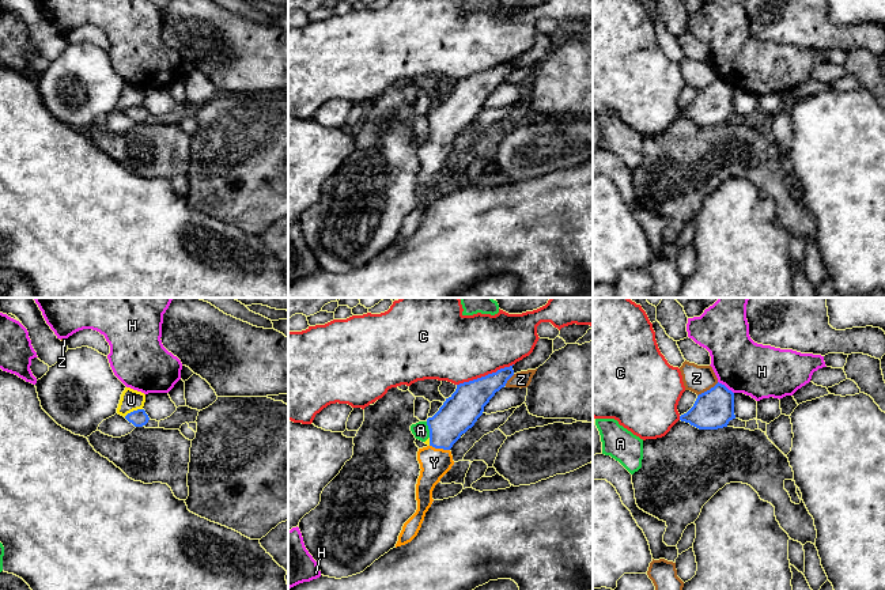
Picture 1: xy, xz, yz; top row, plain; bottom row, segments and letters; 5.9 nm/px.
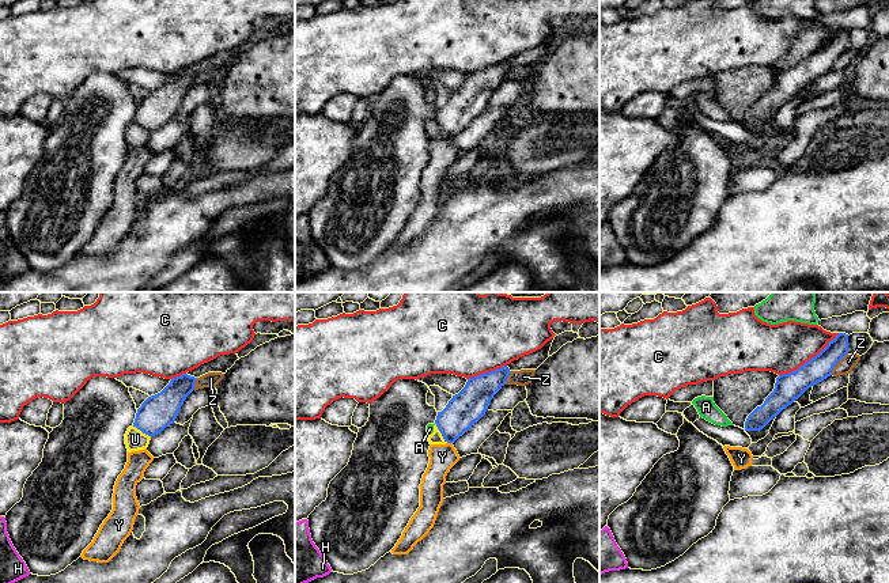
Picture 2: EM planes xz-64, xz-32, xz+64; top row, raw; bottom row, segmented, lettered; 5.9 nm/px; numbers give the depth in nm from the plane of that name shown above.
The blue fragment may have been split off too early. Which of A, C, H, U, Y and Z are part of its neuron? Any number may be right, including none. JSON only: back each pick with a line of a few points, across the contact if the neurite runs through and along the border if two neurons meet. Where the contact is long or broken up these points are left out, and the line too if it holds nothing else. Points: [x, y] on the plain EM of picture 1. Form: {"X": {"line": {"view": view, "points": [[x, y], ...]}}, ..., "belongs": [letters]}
{"Y": {"line": {"view": "xz", "points": [[460, 108], [446, 121], [439, 143], [434, 158]]}}, "belongs": ["Y"]}

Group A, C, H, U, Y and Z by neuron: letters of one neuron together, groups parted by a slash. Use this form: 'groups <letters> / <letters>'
groups A U / C / H / Y / Z

